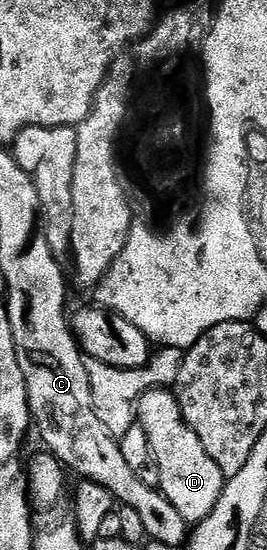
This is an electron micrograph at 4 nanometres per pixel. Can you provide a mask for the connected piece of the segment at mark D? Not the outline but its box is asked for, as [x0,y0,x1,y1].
[135,388,227,524]

